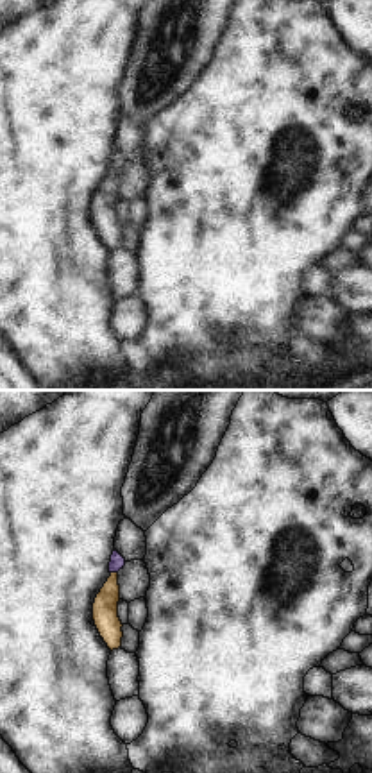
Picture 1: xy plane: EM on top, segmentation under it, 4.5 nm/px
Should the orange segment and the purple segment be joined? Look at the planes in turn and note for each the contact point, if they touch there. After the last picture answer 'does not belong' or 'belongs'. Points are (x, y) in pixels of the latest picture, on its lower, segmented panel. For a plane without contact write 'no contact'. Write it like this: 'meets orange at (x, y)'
meets orange at (115, 573)

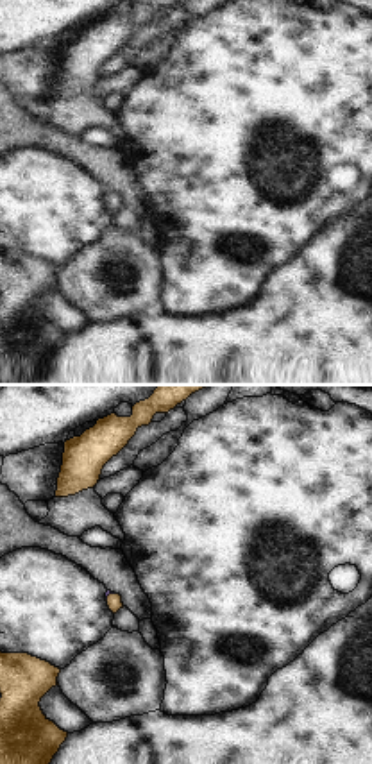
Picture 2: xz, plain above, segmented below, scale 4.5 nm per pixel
meets orange at (108, 596)

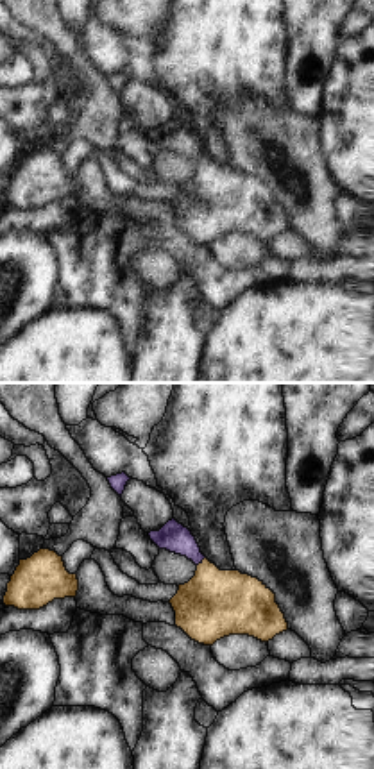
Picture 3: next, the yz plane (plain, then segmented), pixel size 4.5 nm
meets orange at (203, 562)

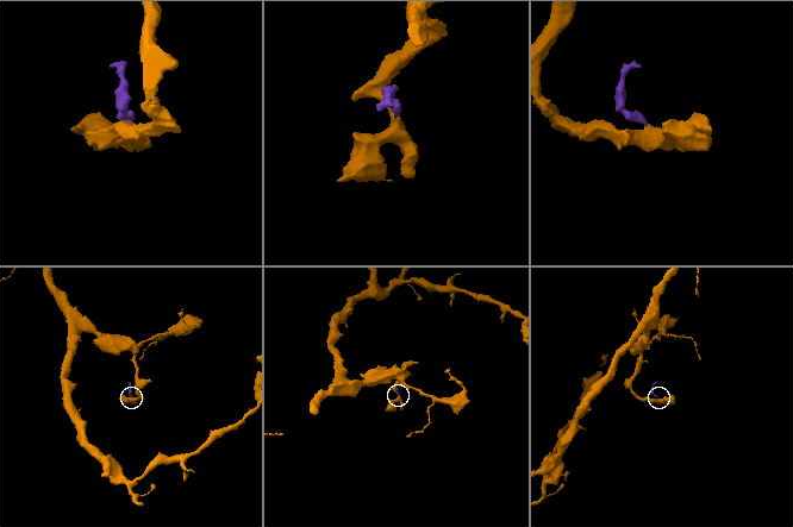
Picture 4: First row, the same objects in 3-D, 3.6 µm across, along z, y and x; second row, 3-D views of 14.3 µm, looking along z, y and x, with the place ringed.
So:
belongs

